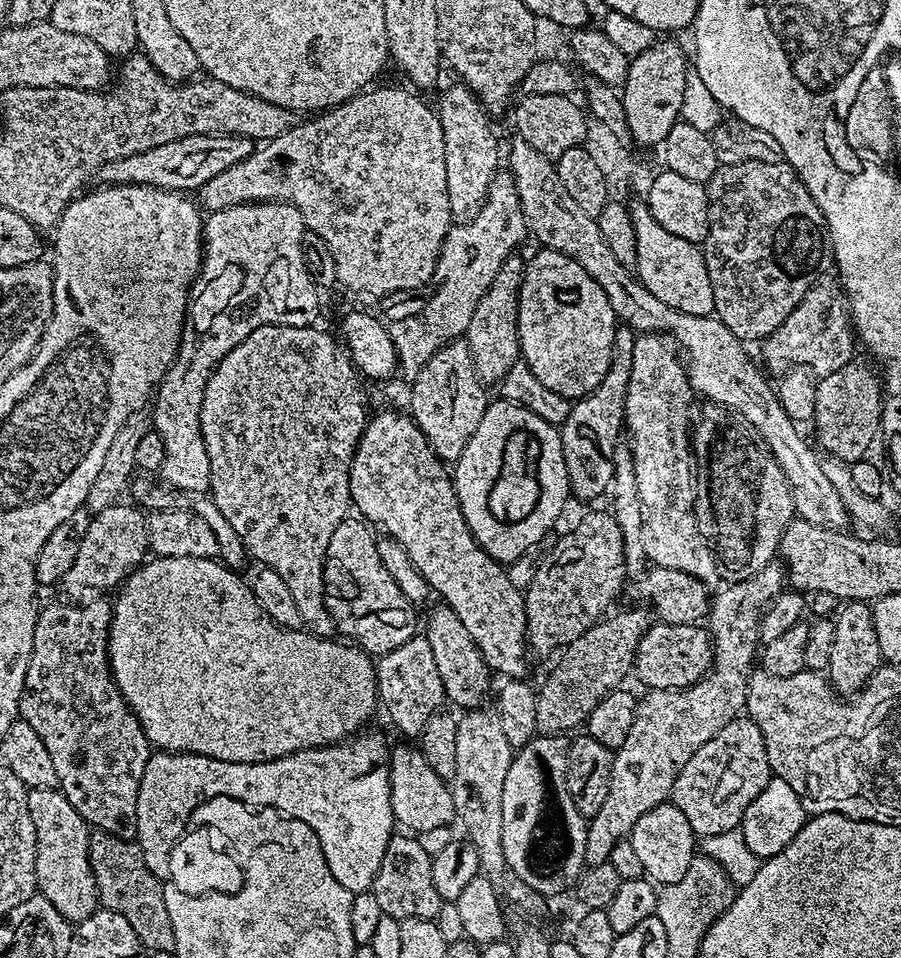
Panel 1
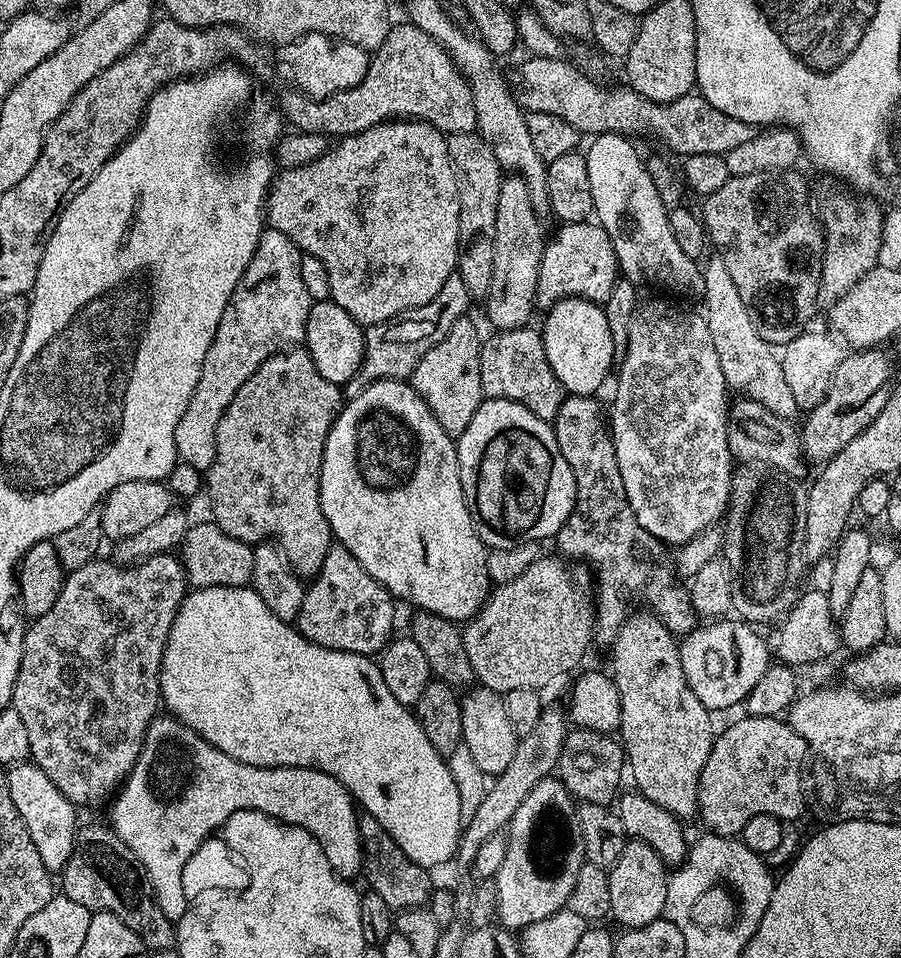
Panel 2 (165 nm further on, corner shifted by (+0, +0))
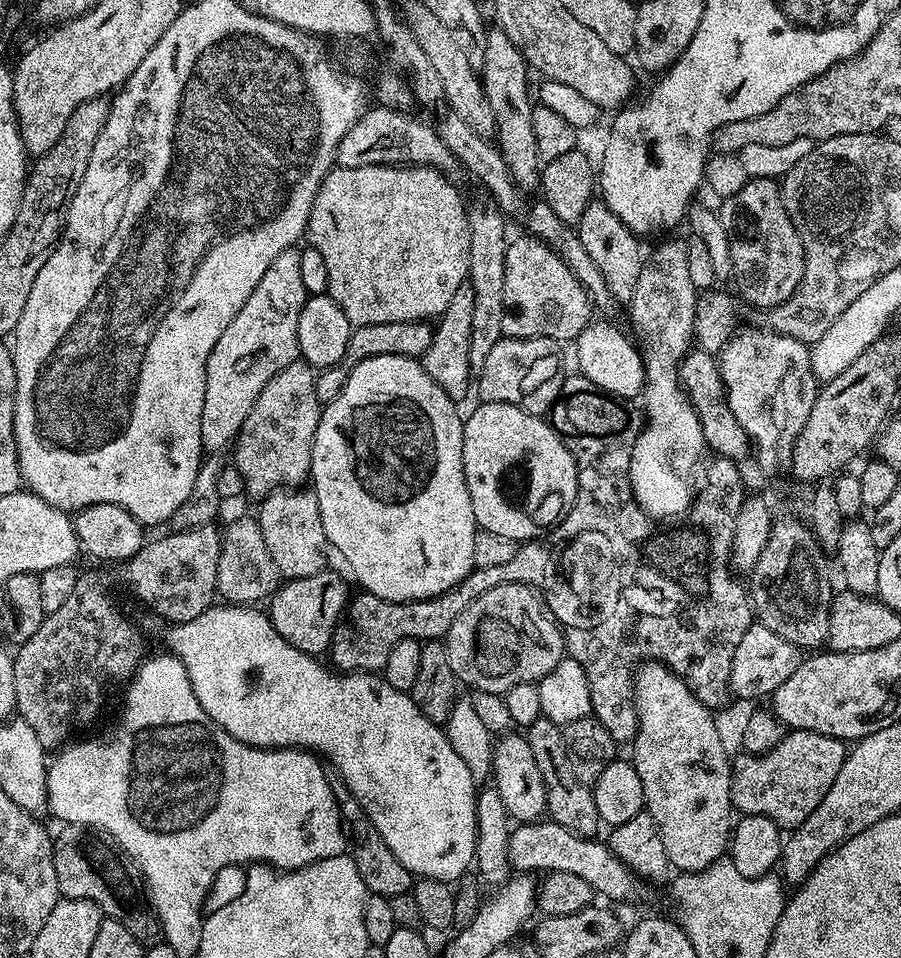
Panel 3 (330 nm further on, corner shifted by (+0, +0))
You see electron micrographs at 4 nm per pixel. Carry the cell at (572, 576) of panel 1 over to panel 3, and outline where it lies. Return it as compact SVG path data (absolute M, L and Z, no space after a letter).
M499 584L474 598L454 618L446 643L450 670L461 685L469 684L476 692L503 694L510 686L536 684L566 656L564 629L542 606L537 589L526 584Z

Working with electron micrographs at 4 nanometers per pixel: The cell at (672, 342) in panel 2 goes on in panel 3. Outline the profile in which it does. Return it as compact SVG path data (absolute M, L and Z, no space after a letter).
M668 240L665 244L660 244L653 250L652 256L650 255L645 259L642 266L642 274L638 274L638 286L634 286L634 298L630 305L630 311L632 311L632 324L636 327L636 332L640 335L638 339L639 347L642 349L642 357L644 363L644 385L642 391L642 416L643 424L638 434L638 438L632 443L632 457L630 458L630 470L628 471L628 477L630 478L630 486L632 487L632 493L640 508L648 516L655 518L657 521L664 522L663 520L667 516L680 516L683 517L687 513L688 509L692 507L694 499L694 488L692 492L692 472L696 472L705 463L704 452L706 453L706 445L704 443L704 435L702 434L702 422L698 422L698 414L694 410L694 406L688 401L688 396L684 392L684 388L680 385L680 362L688 355L690 349L694 344L694 333L696 330L696 298L698 290L694 286L694 282L690 282L690 273L688 263L686 263L686 243L681 240Z

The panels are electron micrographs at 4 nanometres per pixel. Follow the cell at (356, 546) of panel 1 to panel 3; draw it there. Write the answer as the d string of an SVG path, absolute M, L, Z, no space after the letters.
M325 570L313 576L281 583L270 597L266 615L274 630L299 652L327 653L332 643L332 631L344 615L349 599L350 591L344 585L343 578L336 572Z

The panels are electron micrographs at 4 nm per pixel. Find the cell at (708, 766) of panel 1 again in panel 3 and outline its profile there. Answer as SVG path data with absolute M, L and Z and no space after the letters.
M806 730L789 731L774 750L762 756L740 754L732 760L732 807L745 816L770 818L784 830L797 828L826 798L845 755L845 741Z

